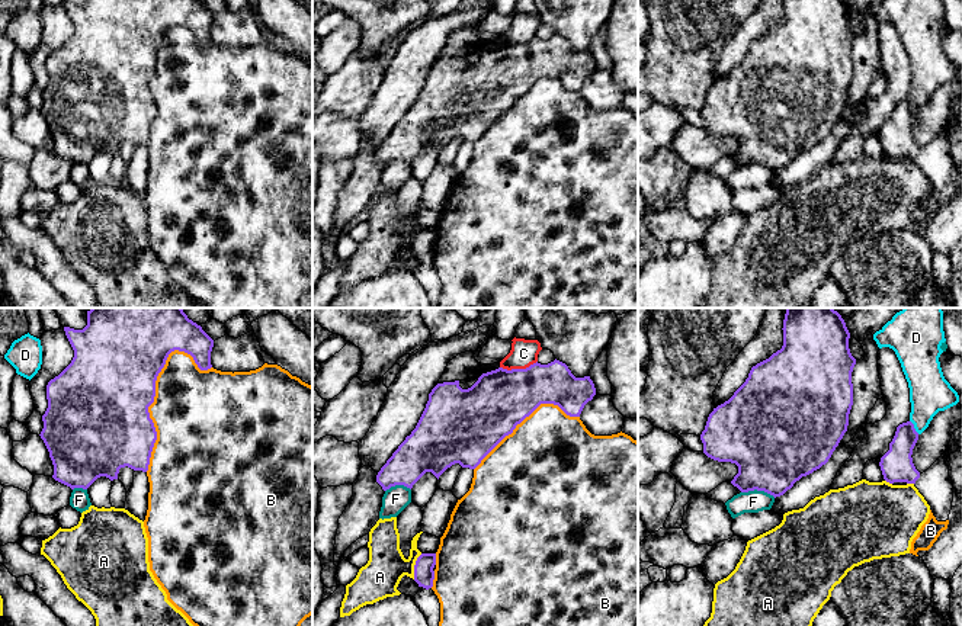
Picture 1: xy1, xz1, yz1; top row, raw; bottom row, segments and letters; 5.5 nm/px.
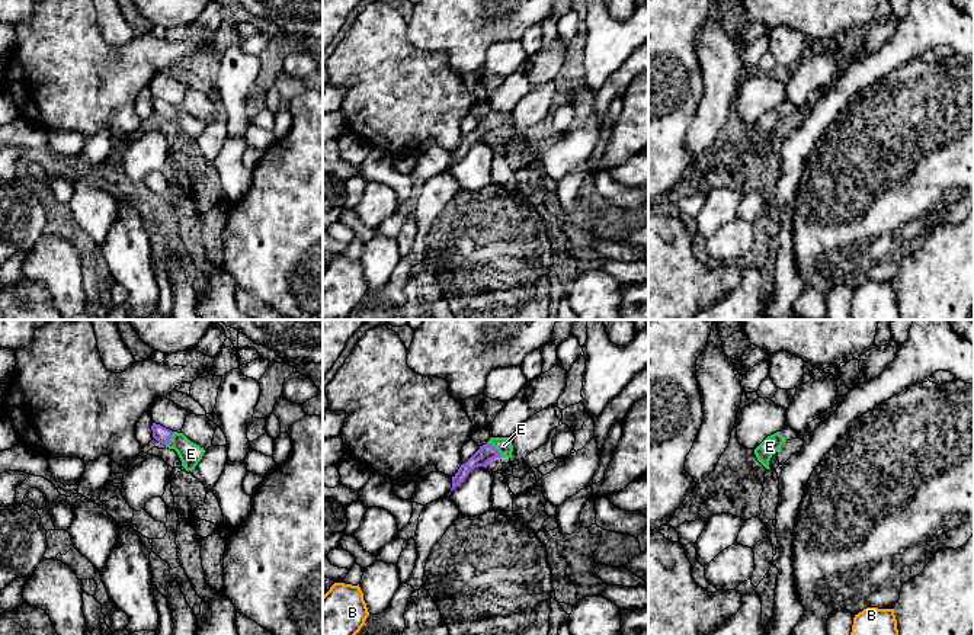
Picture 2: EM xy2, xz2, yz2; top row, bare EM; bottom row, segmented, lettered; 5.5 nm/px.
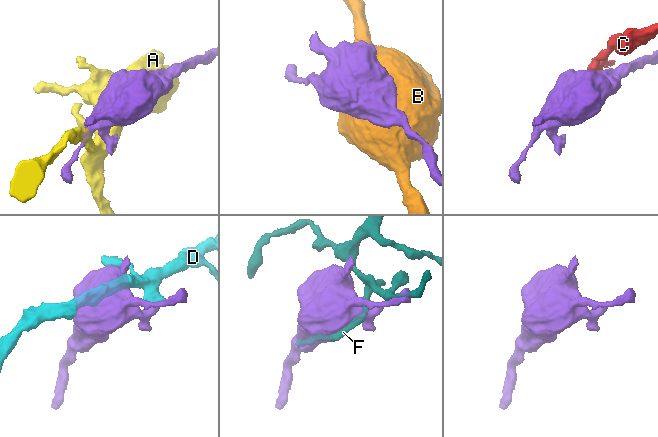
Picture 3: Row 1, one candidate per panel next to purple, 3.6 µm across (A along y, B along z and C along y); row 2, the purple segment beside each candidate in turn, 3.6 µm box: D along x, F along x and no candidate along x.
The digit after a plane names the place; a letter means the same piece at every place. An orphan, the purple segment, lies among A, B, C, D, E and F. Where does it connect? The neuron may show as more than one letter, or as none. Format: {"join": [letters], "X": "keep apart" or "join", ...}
{"join": ["E"], "A": "keep apart", "B": "keep apart", "C": "keep apart", "D": "keep apart", "E": "join", "F": "keep apart"}

